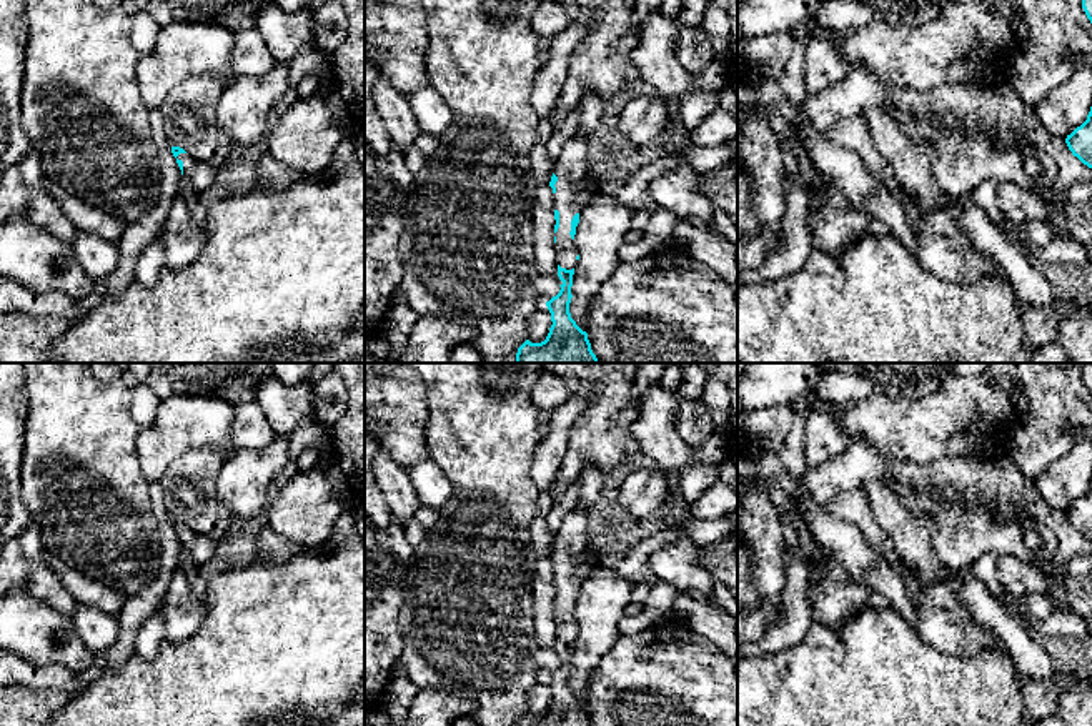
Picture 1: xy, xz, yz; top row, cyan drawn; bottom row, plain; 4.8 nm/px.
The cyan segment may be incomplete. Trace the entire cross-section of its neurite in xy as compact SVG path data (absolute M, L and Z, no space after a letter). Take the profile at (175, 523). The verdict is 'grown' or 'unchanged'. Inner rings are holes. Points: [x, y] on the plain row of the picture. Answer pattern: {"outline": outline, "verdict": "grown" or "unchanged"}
{"outline": "M171 520L171 526L176 531L181 548L188 551L196 568L203 568L213 558L216 541L196 535L180 520Z", "verdict": "grown"}

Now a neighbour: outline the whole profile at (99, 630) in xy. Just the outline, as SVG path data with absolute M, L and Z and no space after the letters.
M80 603L72 621L77 634L93 654L108 651L120 636L118 618L95 606Z

